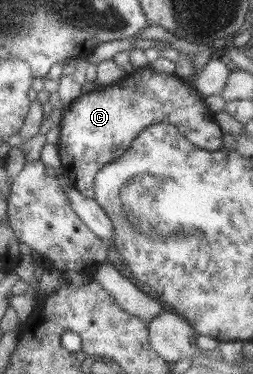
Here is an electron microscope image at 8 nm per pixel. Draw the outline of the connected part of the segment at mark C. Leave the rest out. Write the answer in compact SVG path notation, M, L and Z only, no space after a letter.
M149 67L137 69L117 82L77 97L67 108L62 110L59 123L59 138L56 143L63 172L75 189L85 197L93 198L93 182L95 175L103 165L118 159L127 151L131 141L149 125L167 122L174 125L189 143L199 149L217 151L223 147L223 133L212 114L205 106L203 97L199 96L193 87L185 83L175 74L157 73Z

